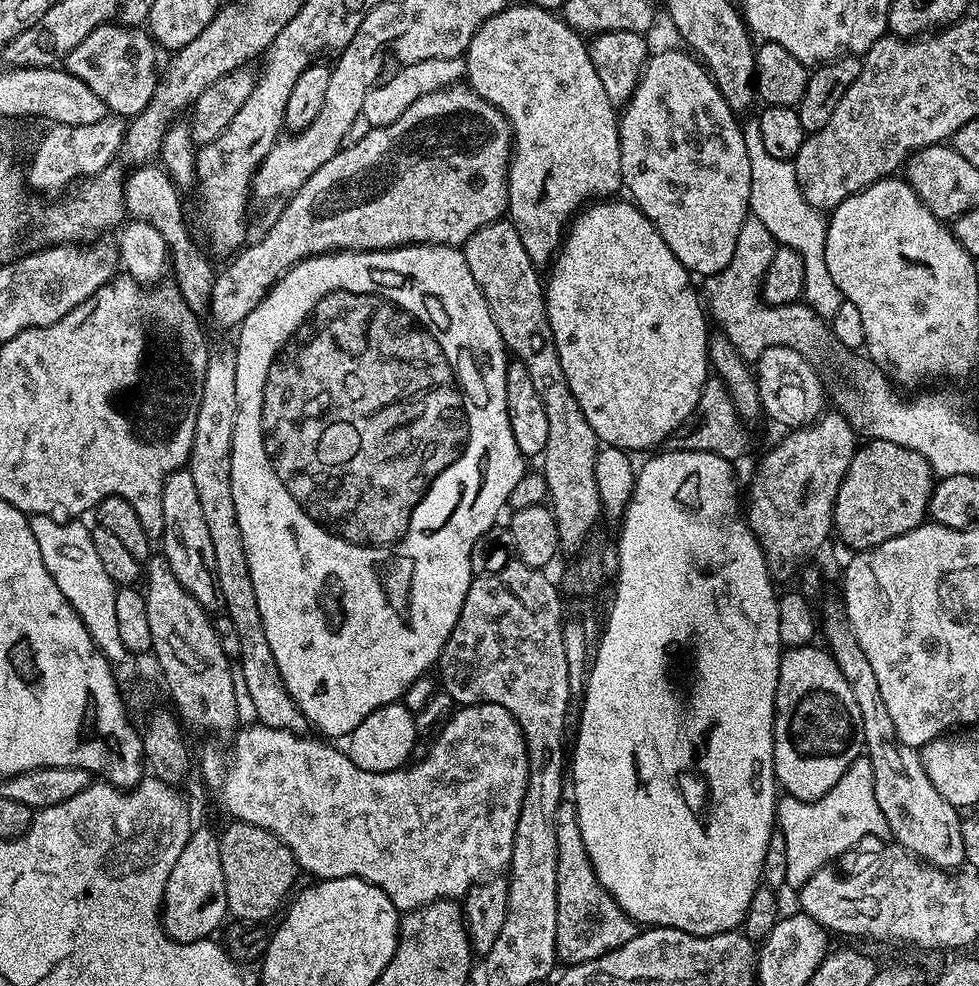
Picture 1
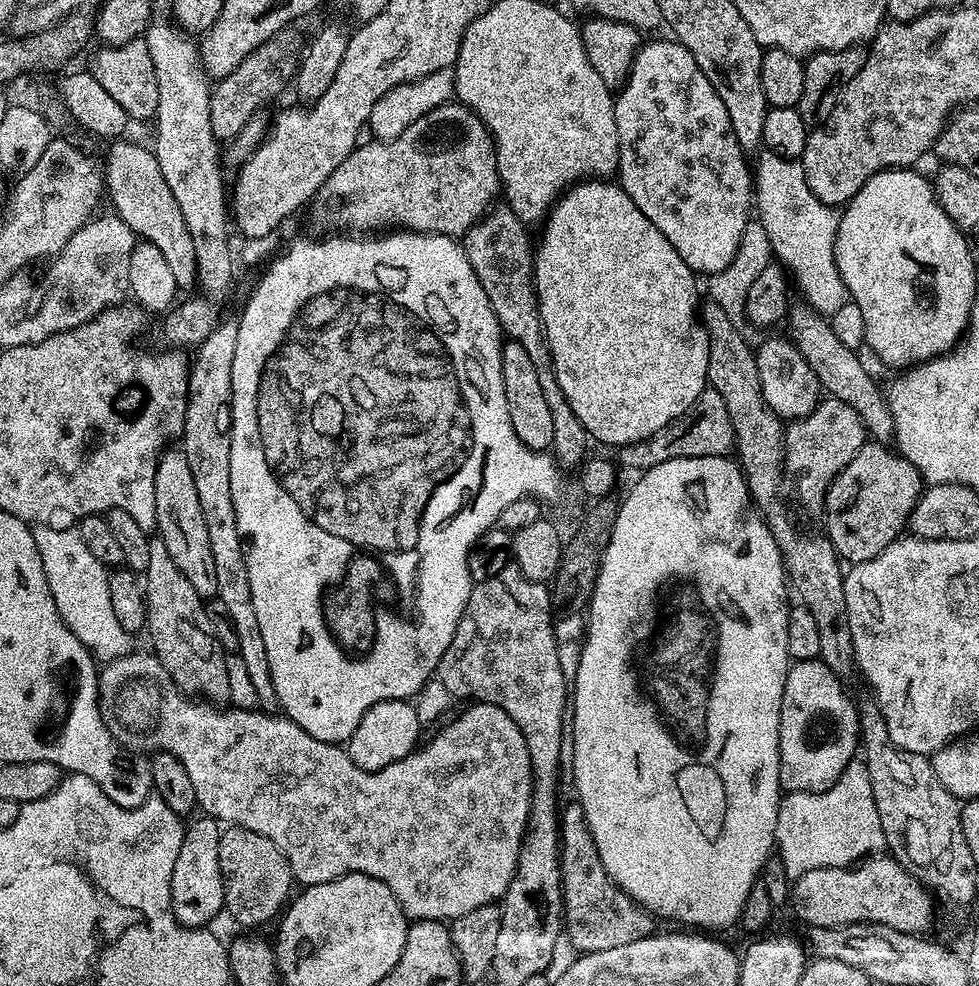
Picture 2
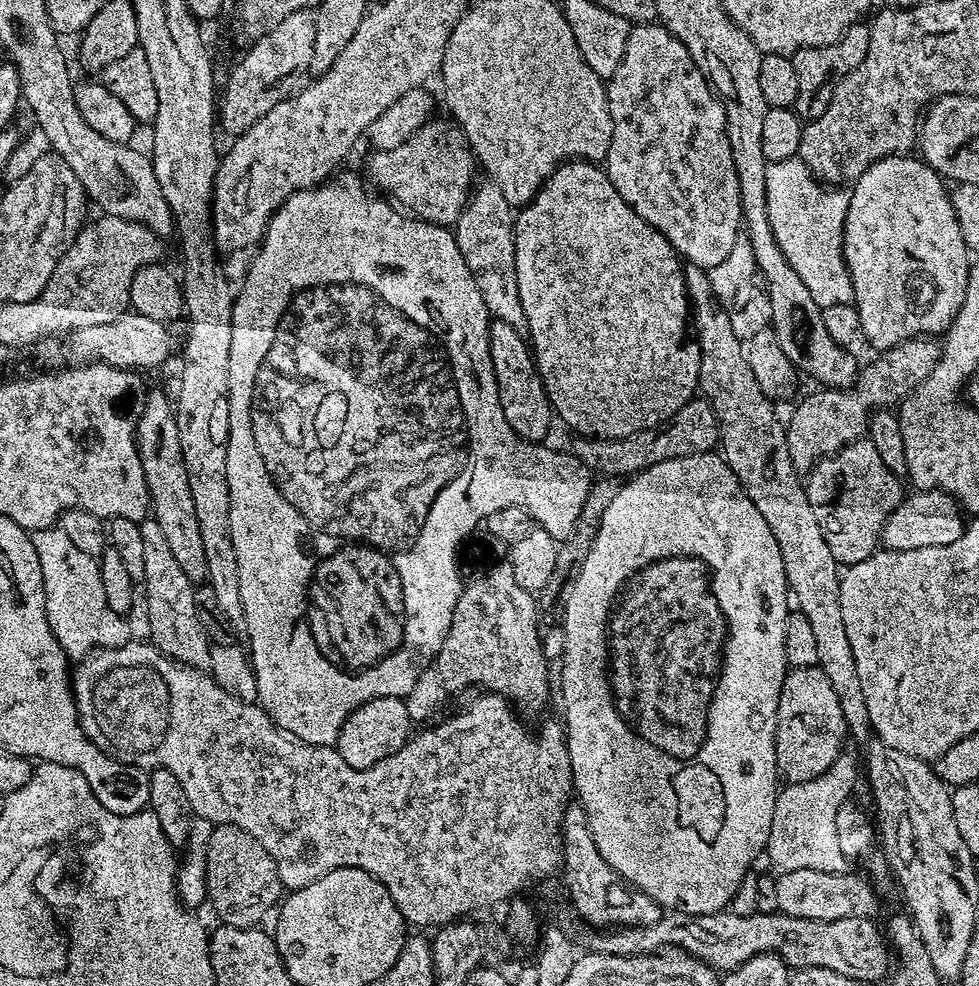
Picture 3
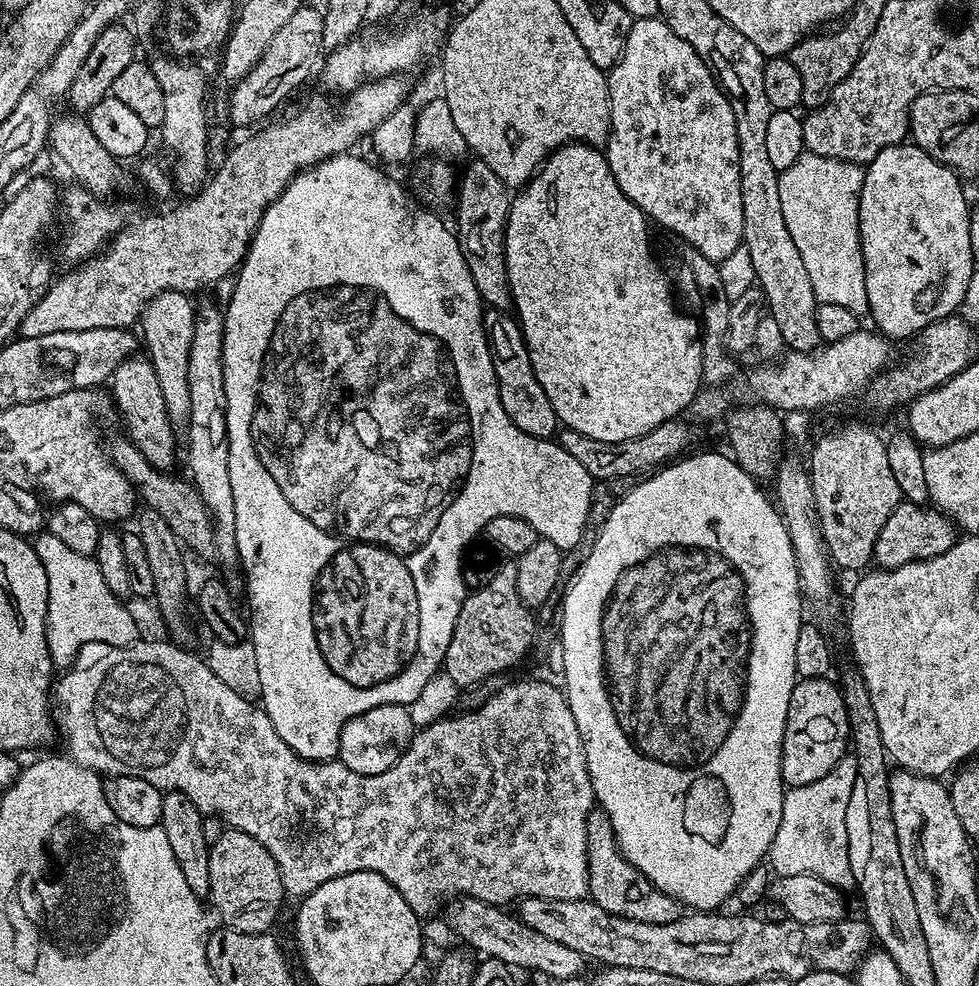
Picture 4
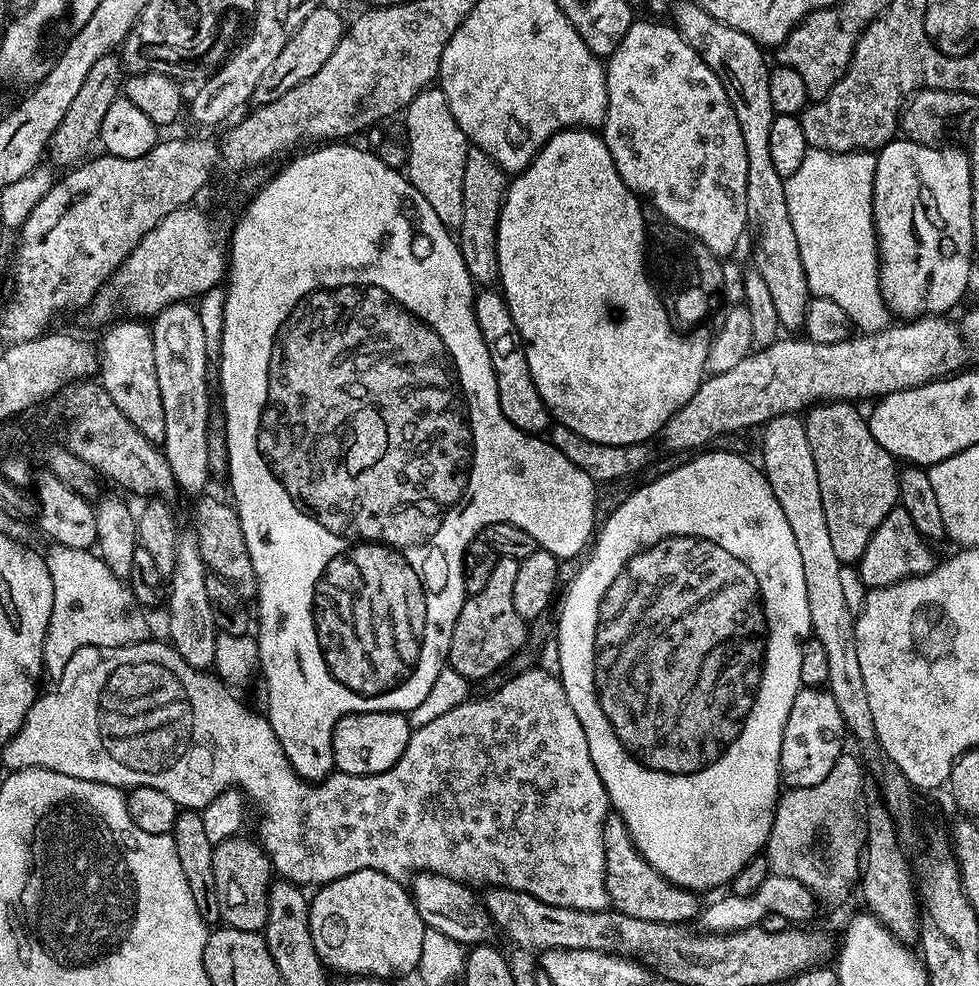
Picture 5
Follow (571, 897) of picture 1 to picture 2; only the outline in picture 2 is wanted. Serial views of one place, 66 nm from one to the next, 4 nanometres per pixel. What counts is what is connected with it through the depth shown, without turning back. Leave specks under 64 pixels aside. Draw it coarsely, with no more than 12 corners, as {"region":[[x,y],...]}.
{"region":[[578,802],[560,808],[562,928],[577,953],[657,931],[606,874]]}

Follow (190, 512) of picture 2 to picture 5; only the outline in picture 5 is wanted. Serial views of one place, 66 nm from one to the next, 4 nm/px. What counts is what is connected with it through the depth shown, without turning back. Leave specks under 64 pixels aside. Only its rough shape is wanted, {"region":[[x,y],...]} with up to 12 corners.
{"region":[[113,323],[99,348],[99,383],[150,441],[166,413],[152,329]]}

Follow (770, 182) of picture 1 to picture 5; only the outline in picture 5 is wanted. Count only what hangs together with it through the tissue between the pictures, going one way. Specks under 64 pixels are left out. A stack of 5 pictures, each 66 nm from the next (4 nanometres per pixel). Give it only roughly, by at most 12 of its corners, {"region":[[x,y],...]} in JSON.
{"region":[[809,147],[784,181],[809,293],[889,327],[876,156]]}

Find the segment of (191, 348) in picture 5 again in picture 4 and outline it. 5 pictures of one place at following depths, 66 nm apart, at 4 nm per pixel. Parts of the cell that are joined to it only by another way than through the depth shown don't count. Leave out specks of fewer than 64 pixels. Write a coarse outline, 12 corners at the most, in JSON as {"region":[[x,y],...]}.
{"region":[[159,292],[143,343],[173,425],[190,414],[191,295]]}

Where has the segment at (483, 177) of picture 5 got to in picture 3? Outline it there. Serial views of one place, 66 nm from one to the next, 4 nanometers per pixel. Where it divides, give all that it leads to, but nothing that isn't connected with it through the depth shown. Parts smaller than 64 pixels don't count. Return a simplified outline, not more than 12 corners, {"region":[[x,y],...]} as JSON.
{"region":[[477,183],[454,235],[482,302],[521,330],[514,209]]}

